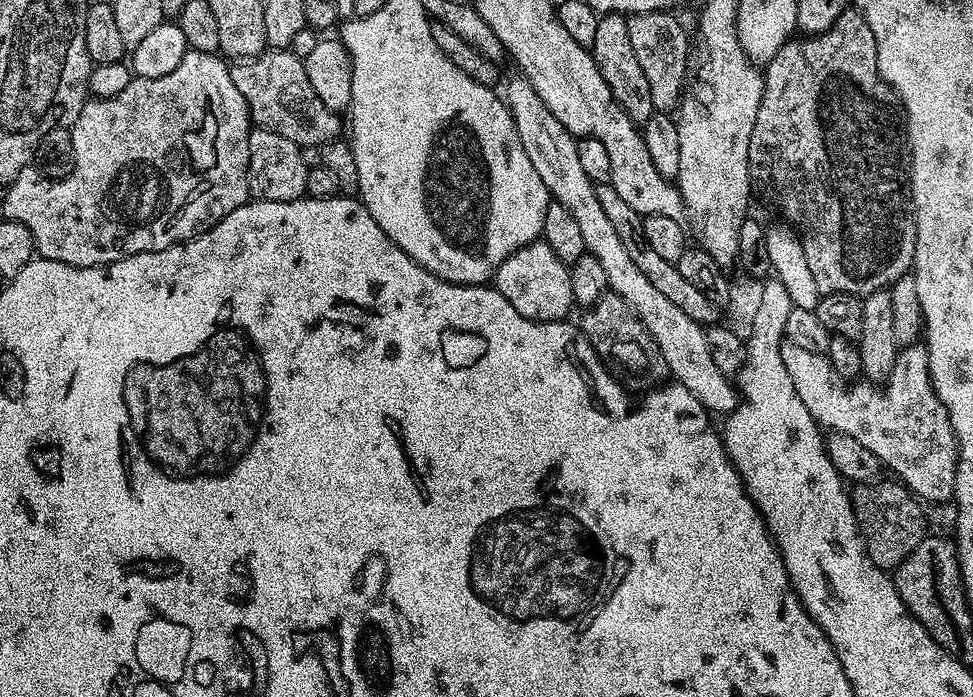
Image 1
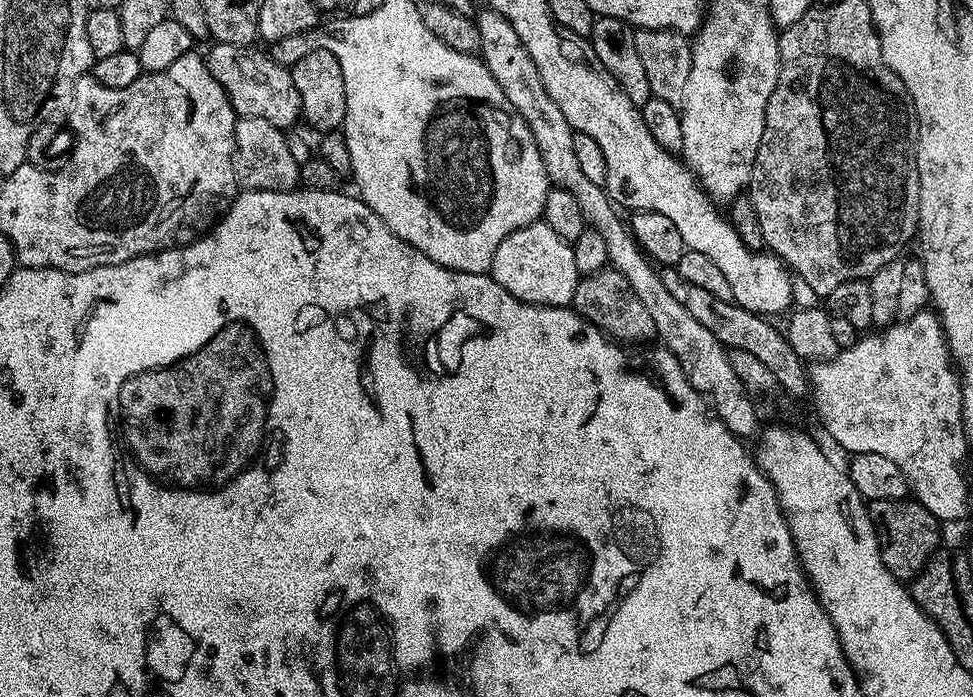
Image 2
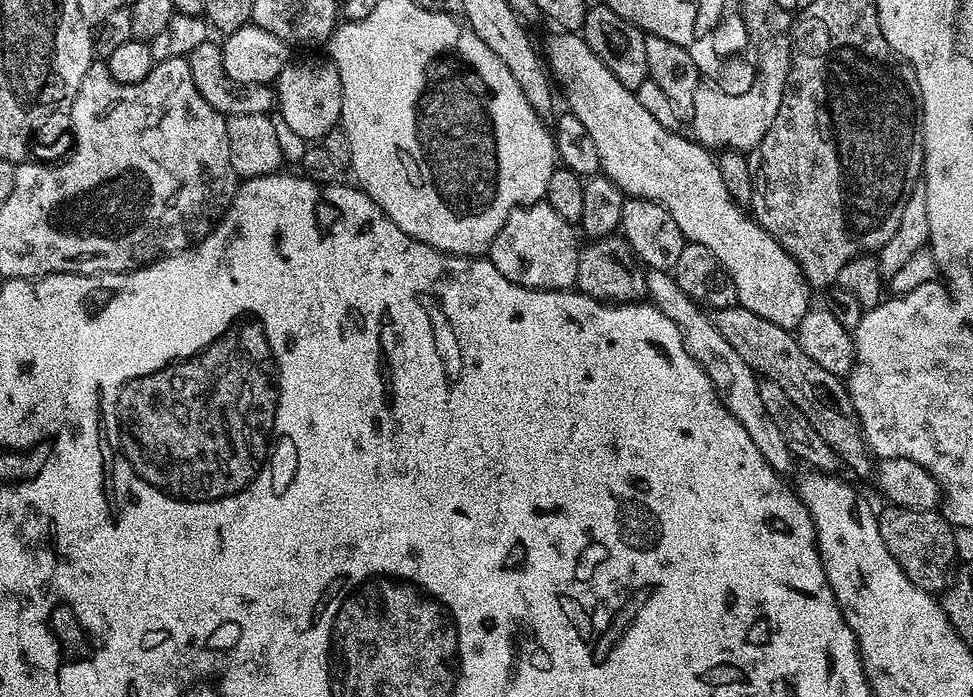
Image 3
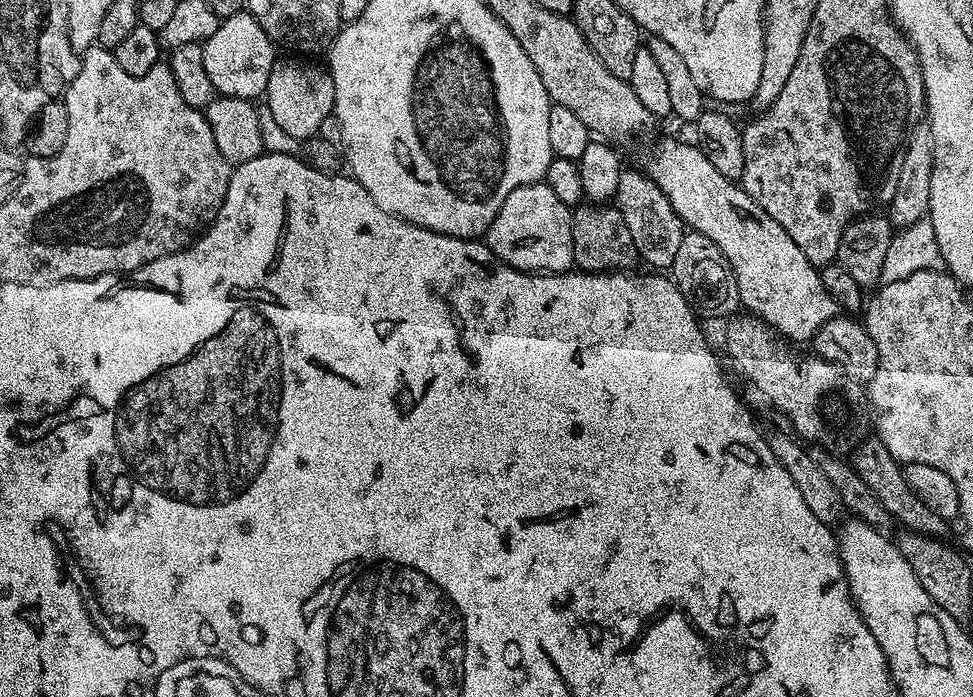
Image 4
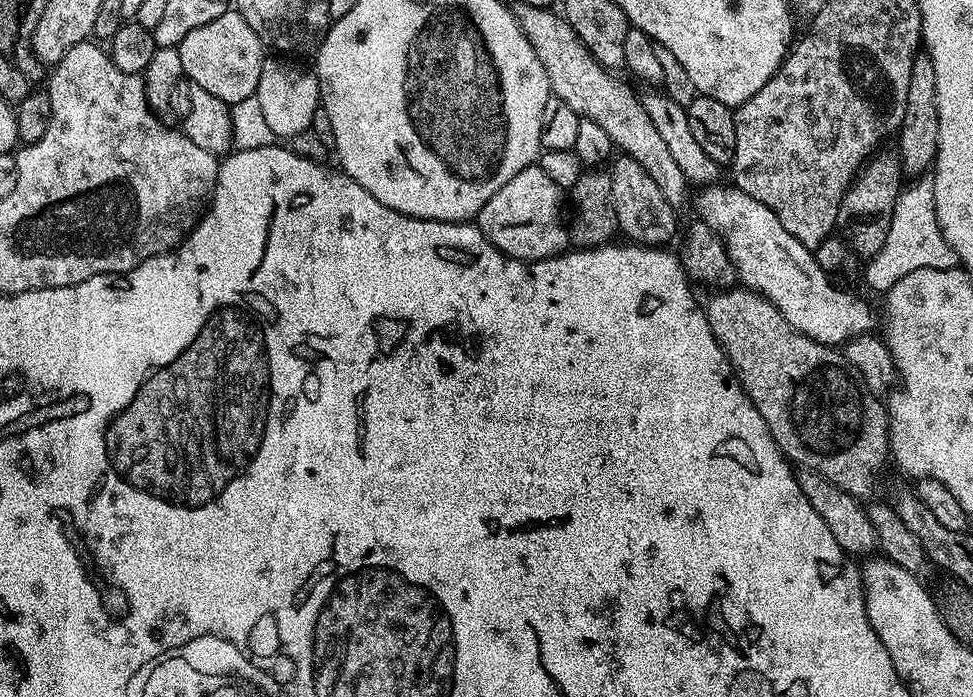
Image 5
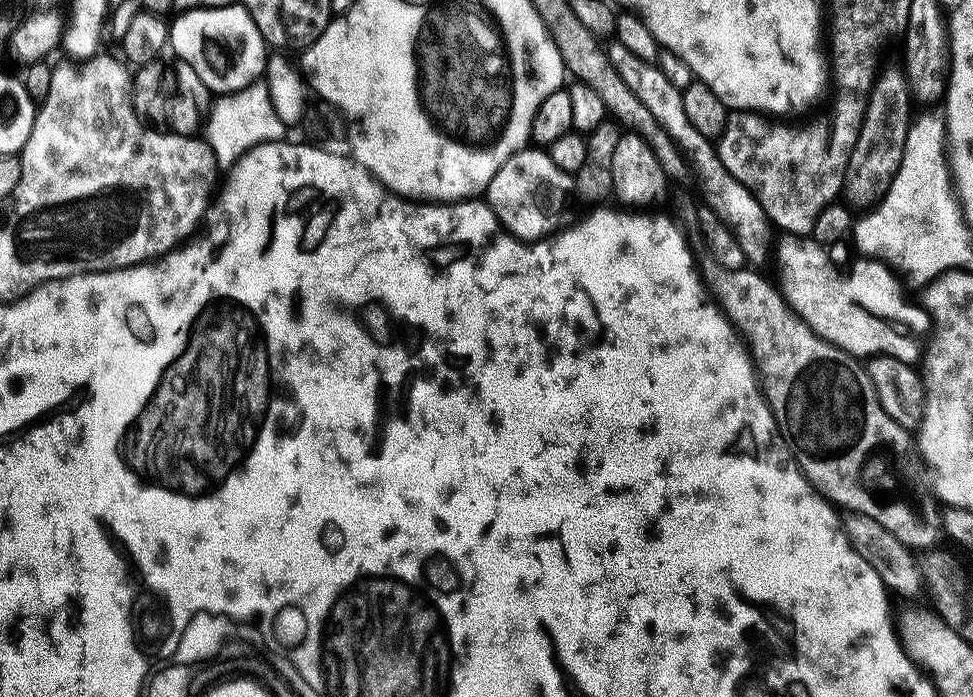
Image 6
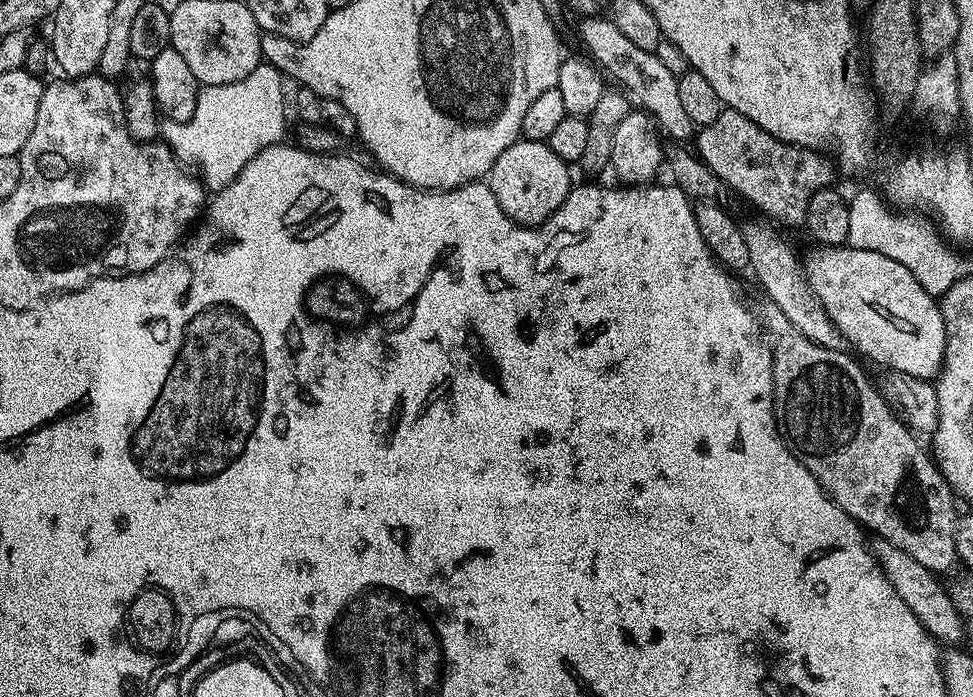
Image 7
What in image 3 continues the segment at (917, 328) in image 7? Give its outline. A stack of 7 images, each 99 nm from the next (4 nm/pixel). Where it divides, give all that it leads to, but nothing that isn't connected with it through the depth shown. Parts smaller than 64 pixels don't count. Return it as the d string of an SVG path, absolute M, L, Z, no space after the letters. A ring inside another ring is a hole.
M574 32L556 34L544 50L542 48L542 56L555 83L564 87L564 96L568 99L567 111L585 124L590 139L594 141L603 175L610 177L623 190L625 197L658 202L670 214L670 218L678 222L678 230L682 230L687 243L706 246L706 250L710 250L728 272L736 287L737 301L746 310L754 310L758 318L766 318L766 322L774 322L774 326L797 329L810 309L808 279L794 257L765 228L760 227L741 205L736 204L734 198L730 198L726 182L722 182L722 174L718 174L716 156L704 145L696 143L695 139L687 135L679 136L679 131L662 126L662 122L658 122L654 114L649 114L642 102L638 102L635 91L622 86L622 82L618 82L618 78L614 78L614 74L602 66L602 58L590 50L583 35Z

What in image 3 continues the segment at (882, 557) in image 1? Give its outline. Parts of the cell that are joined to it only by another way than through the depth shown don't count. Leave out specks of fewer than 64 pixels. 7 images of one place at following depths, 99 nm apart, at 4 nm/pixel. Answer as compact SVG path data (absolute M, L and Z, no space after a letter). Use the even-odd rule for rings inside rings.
M884 506L884 509L879 509L878 519L882 542L886 542L886 550L894 554L894 562L902 566L906 578L910 578L910 582L914 582L914 586L918 586L924 592L943 593L957 563L957 533L946 517L939 511L927 512Z

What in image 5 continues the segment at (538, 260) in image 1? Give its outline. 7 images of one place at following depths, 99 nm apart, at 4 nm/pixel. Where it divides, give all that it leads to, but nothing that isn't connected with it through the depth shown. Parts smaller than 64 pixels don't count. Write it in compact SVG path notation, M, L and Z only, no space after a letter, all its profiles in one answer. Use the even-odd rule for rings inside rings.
M539 163L530 165L529 168L523 168L510 180L506 182L506 186L502 186L502 190L498 190L498 194L494 194L494 198L490 200L482 208L478 217L478 227L488 235L492 240L492 244L495 248L500 249L501 252L505 252L507 256L512 256L515 260L522 260L525 262L531 262L534 260L549 260L551 256L559 256L561 252L565 251L570 244L570 228L566 223L564 224L564 200L566 204L566 192L565 189L558 186L558 182L554 182L554 178L550 178L550 174L546 174L546 170L542 170Z

